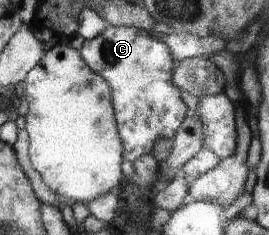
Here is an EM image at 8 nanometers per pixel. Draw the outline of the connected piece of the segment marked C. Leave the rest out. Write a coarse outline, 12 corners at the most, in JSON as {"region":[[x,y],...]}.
{"region":[[109,25],[79,53],[113,92],[127,161],[173,141],[188,110],[173,53]]}

